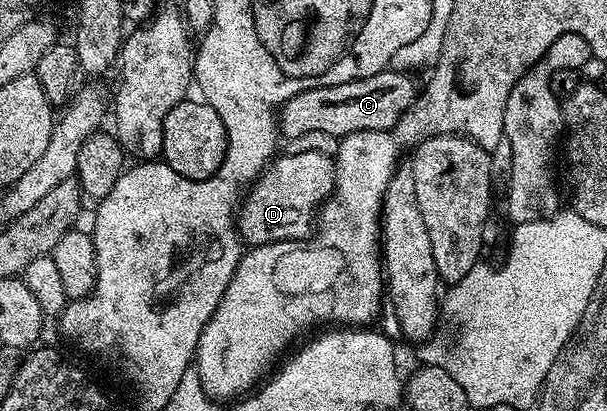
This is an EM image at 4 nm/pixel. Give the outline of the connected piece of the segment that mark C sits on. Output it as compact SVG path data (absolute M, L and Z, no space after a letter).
M388 68L351 83L304 89L281 106L275 117L276 128L285 139L307 135L307 131L327 131L327 135L340 139L359 131L392 130L419 96L419 85L409 77L408 72Z

